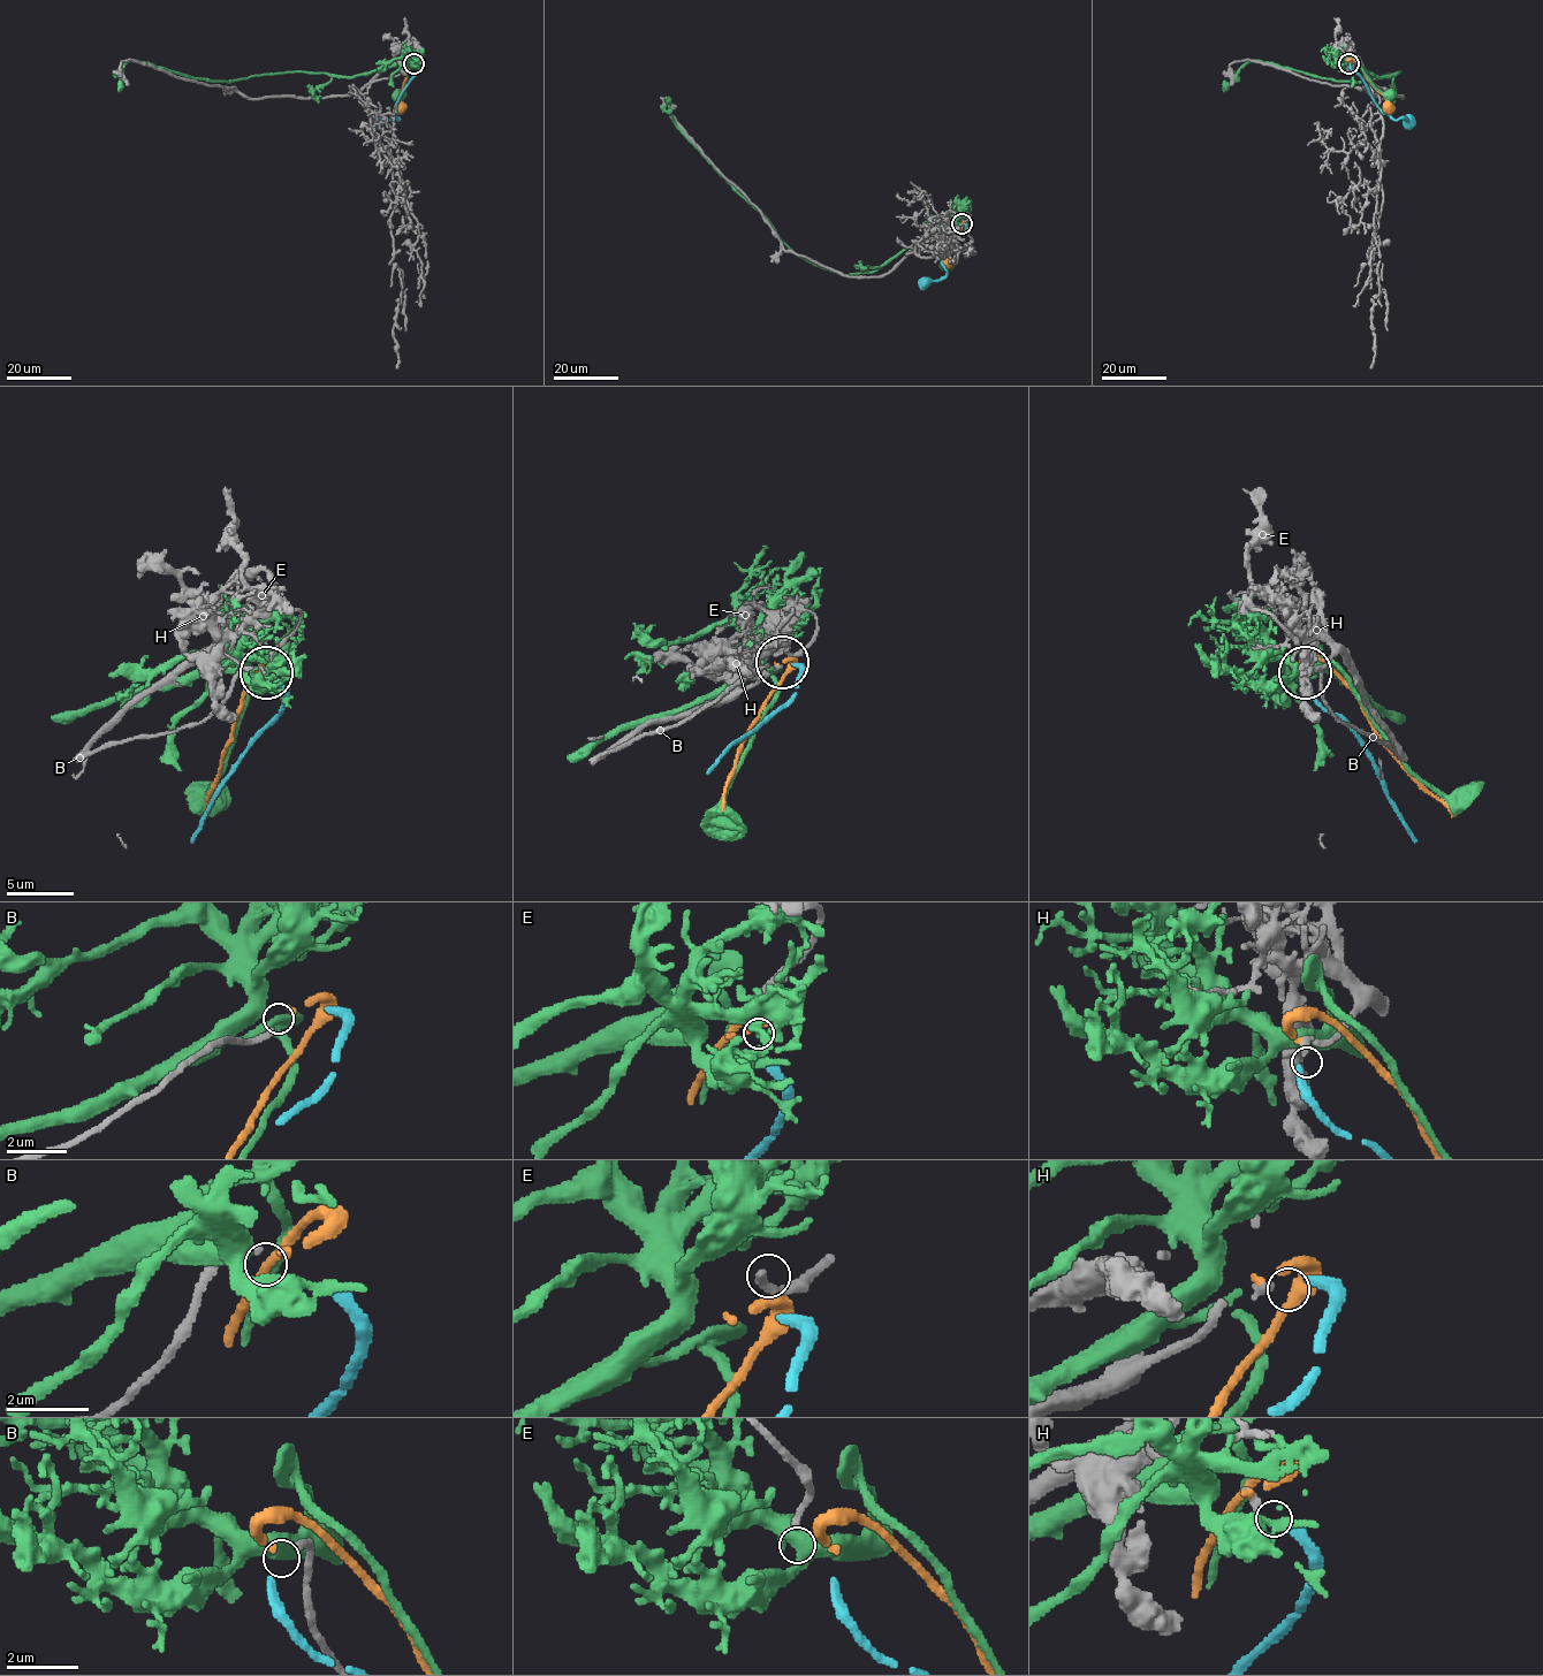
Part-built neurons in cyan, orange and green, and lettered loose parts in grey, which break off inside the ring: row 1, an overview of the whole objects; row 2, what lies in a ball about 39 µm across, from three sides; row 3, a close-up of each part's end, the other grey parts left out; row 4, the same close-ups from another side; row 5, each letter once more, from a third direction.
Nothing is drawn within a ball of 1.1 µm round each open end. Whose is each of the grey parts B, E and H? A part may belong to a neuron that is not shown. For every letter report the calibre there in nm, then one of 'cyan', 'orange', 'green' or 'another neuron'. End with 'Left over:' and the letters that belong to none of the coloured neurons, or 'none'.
B: 200 nm | orange
E: 180 nm | another neuron
H: 180 nm | cyan
Left over: E

